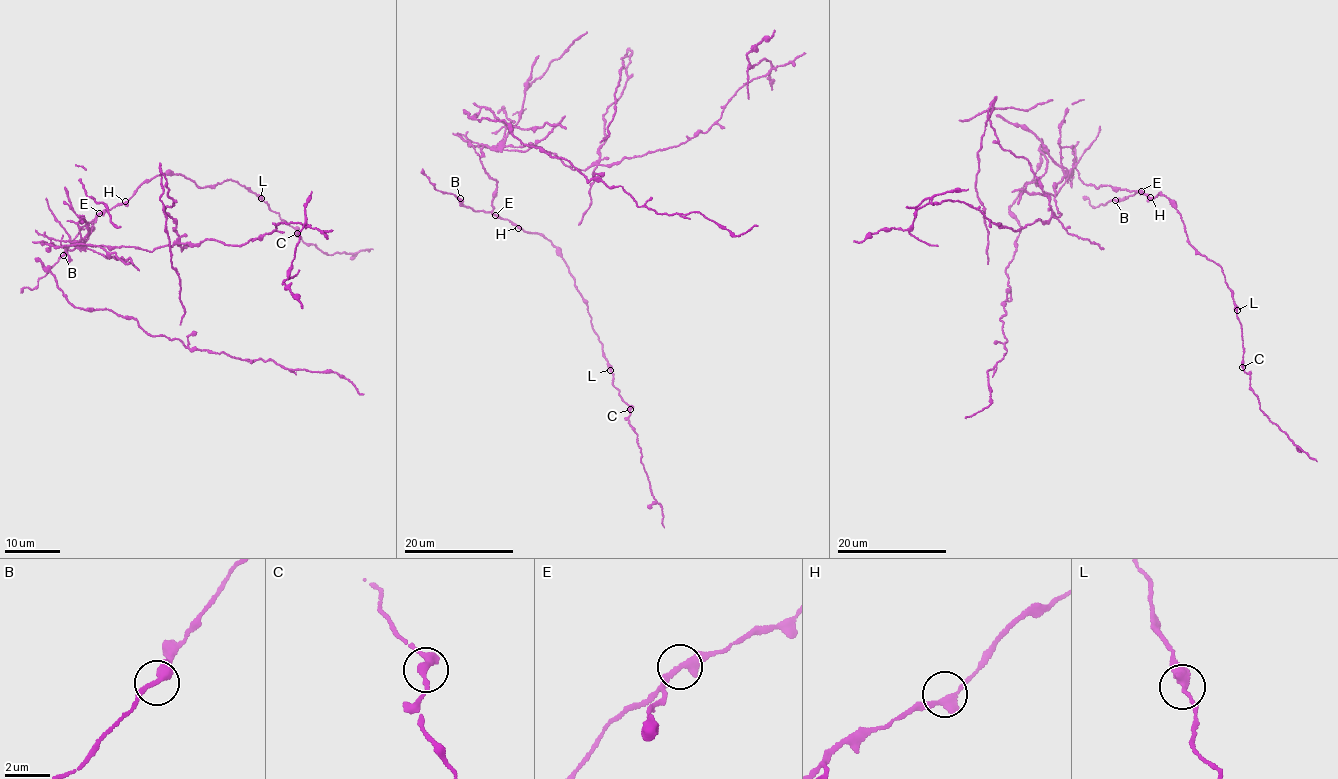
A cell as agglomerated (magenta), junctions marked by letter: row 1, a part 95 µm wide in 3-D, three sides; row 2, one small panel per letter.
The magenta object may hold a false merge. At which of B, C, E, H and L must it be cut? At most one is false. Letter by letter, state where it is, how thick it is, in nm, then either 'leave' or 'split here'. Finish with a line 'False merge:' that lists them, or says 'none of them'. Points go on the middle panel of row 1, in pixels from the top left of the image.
B: place (460, 198); calibre 320 nm; leave
C: place (630, 409); calibre 280 nm; leave
E: place (495, 215); calibre 320 nm; split here
H: place (518, 228); calibre 300 nm; leave
L: place (610, 370); calibre 320 nm; leave
False merge: E

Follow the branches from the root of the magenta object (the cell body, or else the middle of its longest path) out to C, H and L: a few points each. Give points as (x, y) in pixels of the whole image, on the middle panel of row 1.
C: (514, 150), (469, 143), (496, 180), (493, 213), (540, 235), (561, 254), (630, 409)
H: (514, 150), (469, 143), (477, 153), (484, 171), (496, 180), (495, 196), (492, 199), (493, 213), (518, 228)
L: (514, 150), (469, 143), (484, 171), (496, 180), (493, 213), (540, 235), (561, 254), (587, 306), (610, 370)

